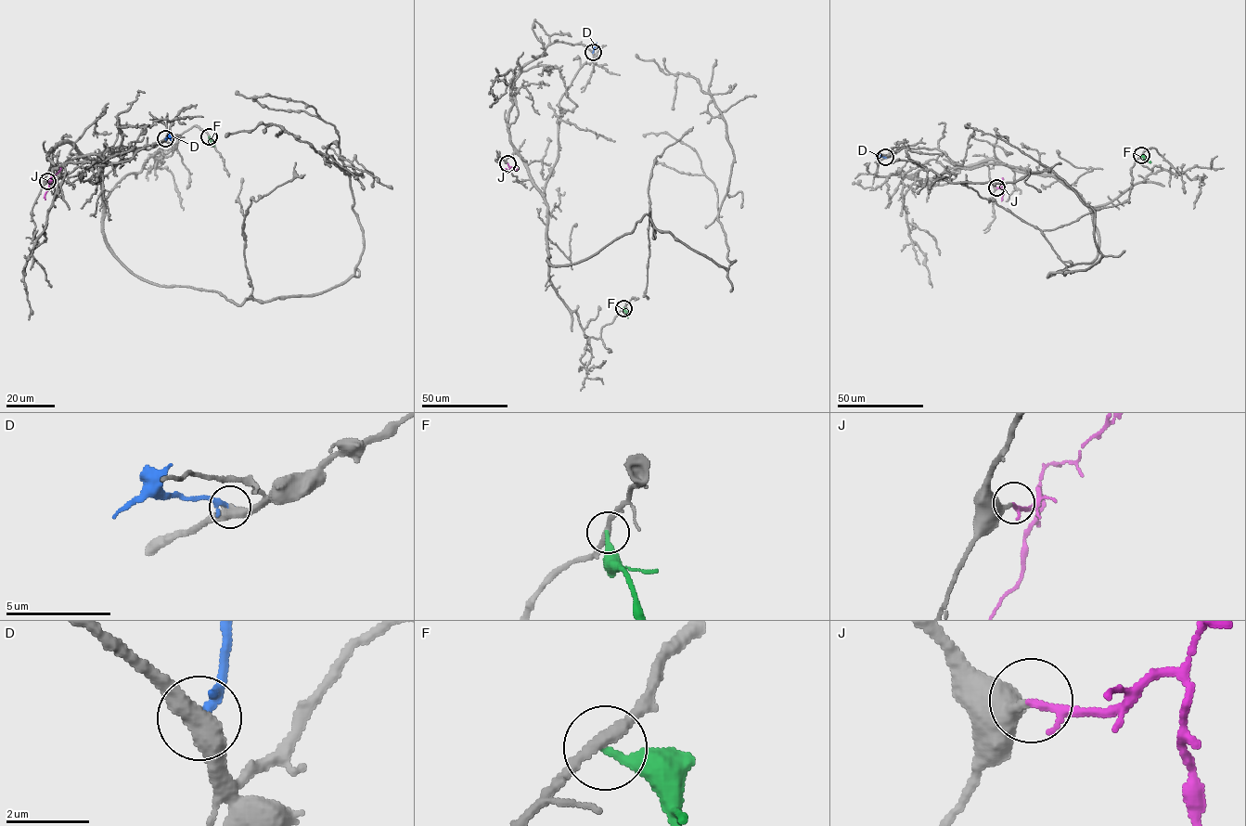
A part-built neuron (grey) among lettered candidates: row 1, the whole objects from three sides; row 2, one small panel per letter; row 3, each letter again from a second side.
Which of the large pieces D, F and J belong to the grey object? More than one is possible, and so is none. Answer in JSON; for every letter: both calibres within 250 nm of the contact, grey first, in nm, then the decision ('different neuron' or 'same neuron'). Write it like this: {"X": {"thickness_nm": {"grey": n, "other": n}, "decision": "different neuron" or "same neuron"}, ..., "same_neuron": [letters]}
{"D": {"thickness_nm": {"grey": 480, "other": 240}, "decision": "different neuron"}, "F": {"thickness_nm": {"grey": 280, "other": 240}, "decision": "different neuron"}, "J": {"thickness_nm": {"grey": 300, "other": 180}, "decision": "same neuron"}, "same_neuron": ["J"]}

